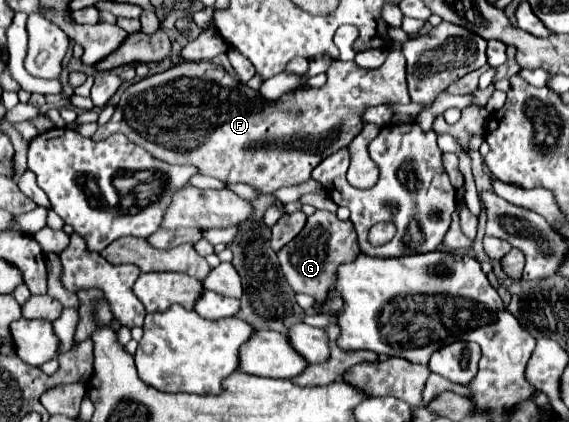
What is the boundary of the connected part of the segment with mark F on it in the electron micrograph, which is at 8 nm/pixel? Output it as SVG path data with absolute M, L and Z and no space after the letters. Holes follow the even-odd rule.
M391 49L389 55L387 55L387 61L379 67L379 69L373 69L373 71L365 71L365 69L359 69L353 61L333 61L329 71L327 71L327 83L321 87L321 89L297 89L295 93L289 93L287 97L279 97L277 101L267 101L263 99L263 95L259 91L253 91L251 87L239 83L237 79L233 79L221 65L215 65L211 61L199 61L199 63L183 63L183 65L173 65L171 69L163 71L163 73L157 73L157 75L151 75L151 77L145 77L143 81L127 87L115 107L115 113L113 117L105 123L105 125L99 125L93 139L95 141L101 141L101 139L107 139L111 133L123 133L127 135L133 143L141 145L143 149L147 149L155 159L159 161L165 161L169 165L193 165L199 169L199 173L203 175L209 175L209 177L215 177L219 181L225 181L225 183L245 183L245 185L251 185L257 193L273 193L275 189L281 189L281 187L291 187L291 185L299 185L303 181L307 181L311 177L311 171L329 155L333 155L335 151L347 147L363 129L365 121L363 121L363 113L365 109L369 107L377 107L377 105L385 105L385 103L401 103L401 105L407 105L409 103L409 95L407 95L407 79L405 79L405 59L403 59L403 53L401 49ZM179 81L185 81L187 83L187 89L189 91L199 91L199 95L195 97L181 97L179 95Z

